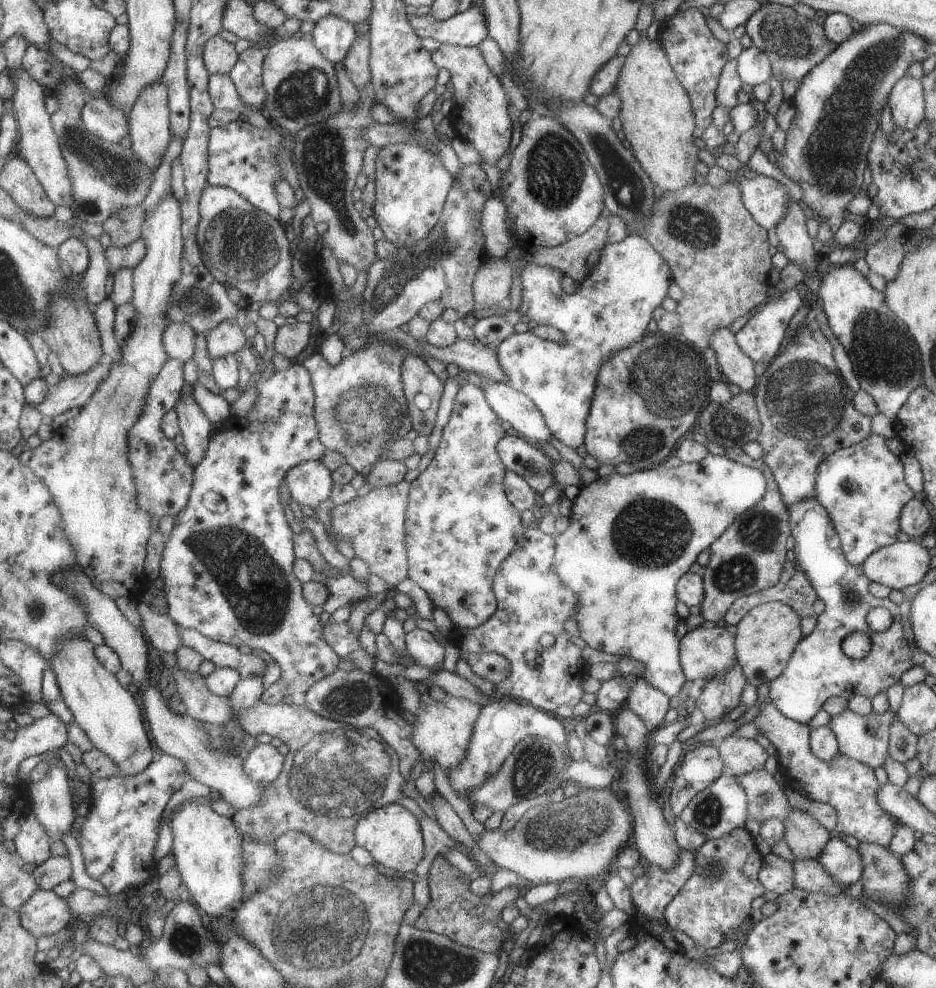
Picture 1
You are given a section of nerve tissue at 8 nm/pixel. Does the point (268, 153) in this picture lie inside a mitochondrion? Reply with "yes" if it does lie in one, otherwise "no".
no

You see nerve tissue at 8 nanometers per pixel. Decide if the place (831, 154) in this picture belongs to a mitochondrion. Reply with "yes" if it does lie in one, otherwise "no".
yes

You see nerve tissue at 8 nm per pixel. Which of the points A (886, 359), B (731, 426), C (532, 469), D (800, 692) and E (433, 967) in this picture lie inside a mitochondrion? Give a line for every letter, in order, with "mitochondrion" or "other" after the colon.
A: mitochondrion
B: mitochondrion
C: mitochondrion
D: other
E: mitochondrion

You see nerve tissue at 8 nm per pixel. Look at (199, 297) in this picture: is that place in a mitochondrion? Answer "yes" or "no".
yes

